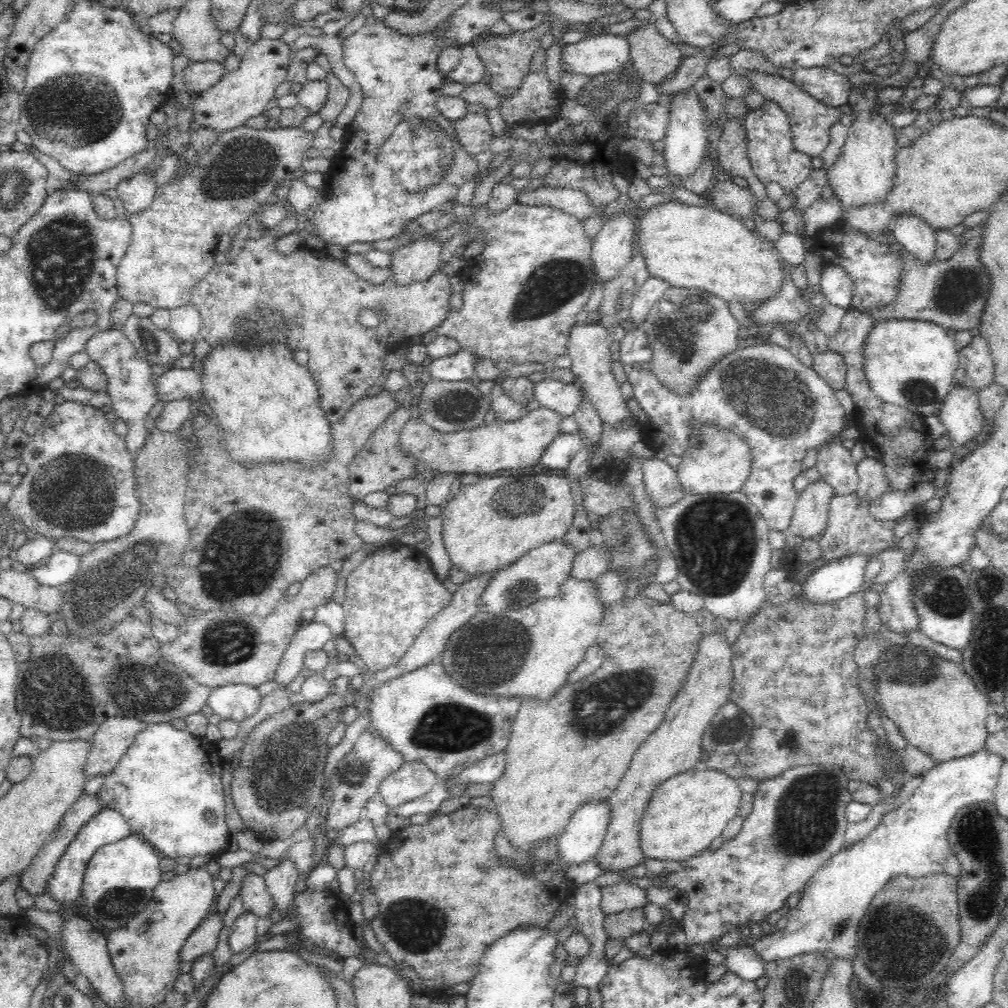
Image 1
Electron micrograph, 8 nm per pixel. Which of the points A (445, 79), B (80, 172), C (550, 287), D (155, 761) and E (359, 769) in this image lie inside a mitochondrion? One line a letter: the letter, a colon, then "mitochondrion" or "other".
A: other
B: other
C: mitochondrion
D: mitochondrion
E: mitochondrion

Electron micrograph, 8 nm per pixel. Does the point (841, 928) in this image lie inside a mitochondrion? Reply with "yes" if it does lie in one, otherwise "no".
yes

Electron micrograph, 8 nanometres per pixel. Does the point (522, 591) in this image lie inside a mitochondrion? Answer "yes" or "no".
yes

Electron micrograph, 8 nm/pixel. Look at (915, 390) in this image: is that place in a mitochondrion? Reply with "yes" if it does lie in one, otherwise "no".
yes

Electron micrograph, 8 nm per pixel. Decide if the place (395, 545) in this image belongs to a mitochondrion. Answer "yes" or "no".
no

